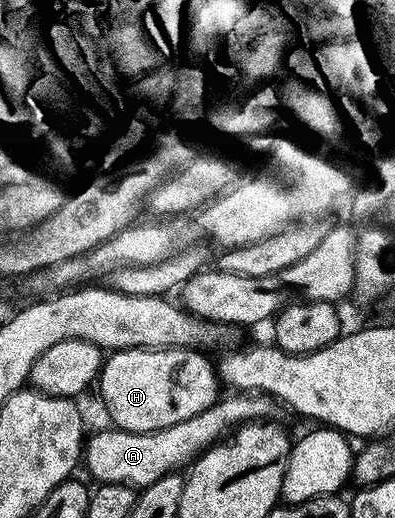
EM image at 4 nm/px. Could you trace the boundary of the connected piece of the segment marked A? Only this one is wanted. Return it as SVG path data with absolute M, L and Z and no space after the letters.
M265 394L223 395L217 404L208 406L200 414L176 426L168 426L155 432L123 432L109 430L98 432L84 444L84 468L95 476L98 484L128 484L135 490L146 488L161 476L171 475L178 467L189 465L198 459L206 449L219 443L240 424L266 422L276 409L274 397Z

